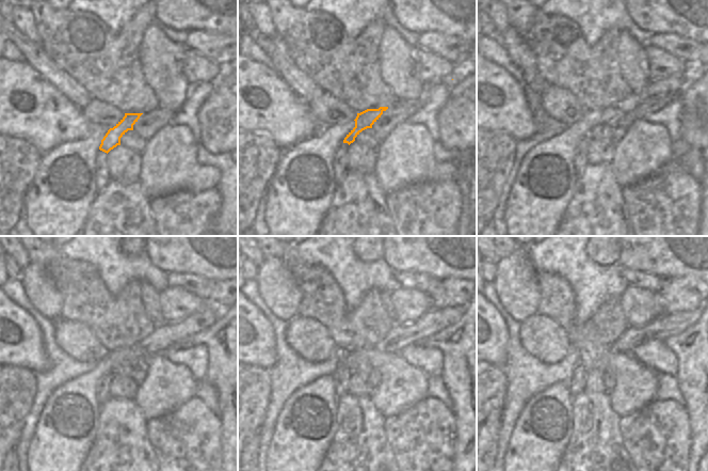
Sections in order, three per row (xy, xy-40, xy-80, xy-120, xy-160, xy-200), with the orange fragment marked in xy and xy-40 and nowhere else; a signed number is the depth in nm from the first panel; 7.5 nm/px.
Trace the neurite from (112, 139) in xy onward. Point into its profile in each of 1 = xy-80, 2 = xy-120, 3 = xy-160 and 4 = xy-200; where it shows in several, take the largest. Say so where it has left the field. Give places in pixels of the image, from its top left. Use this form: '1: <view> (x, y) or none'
1: xy-80 (674, 84)
2: xy-120 (162, 338)
3: xy-160 (399, 336)
4: xy-200 (664, 326)

